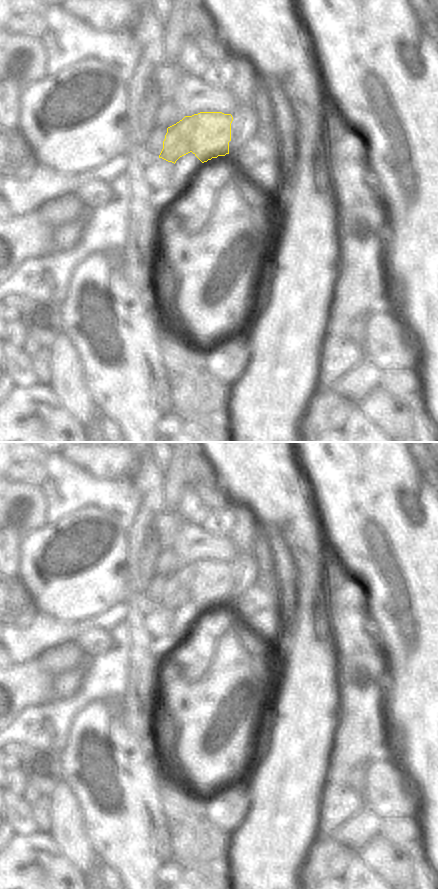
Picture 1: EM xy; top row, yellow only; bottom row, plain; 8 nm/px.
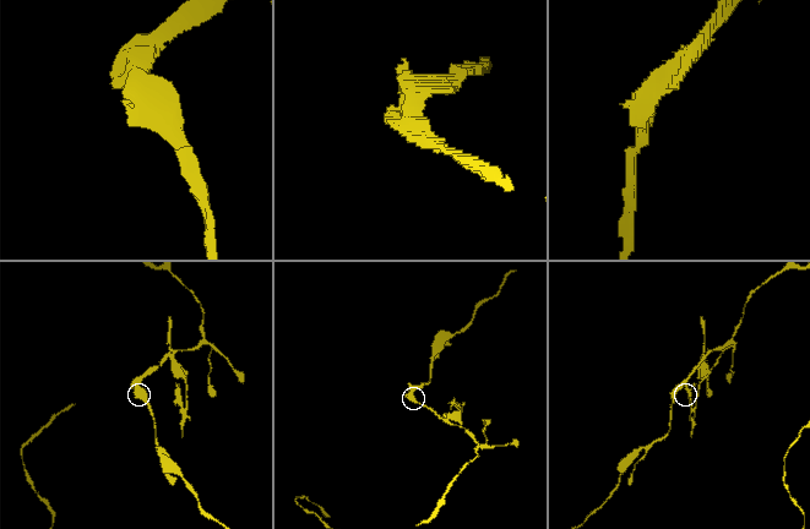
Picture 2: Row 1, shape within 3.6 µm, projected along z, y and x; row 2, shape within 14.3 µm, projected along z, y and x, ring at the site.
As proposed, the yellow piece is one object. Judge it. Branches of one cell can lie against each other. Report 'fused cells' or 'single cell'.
fused cells

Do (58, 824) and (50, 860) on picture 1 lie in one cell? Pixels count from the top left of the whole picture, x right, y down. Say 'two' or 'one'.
two

